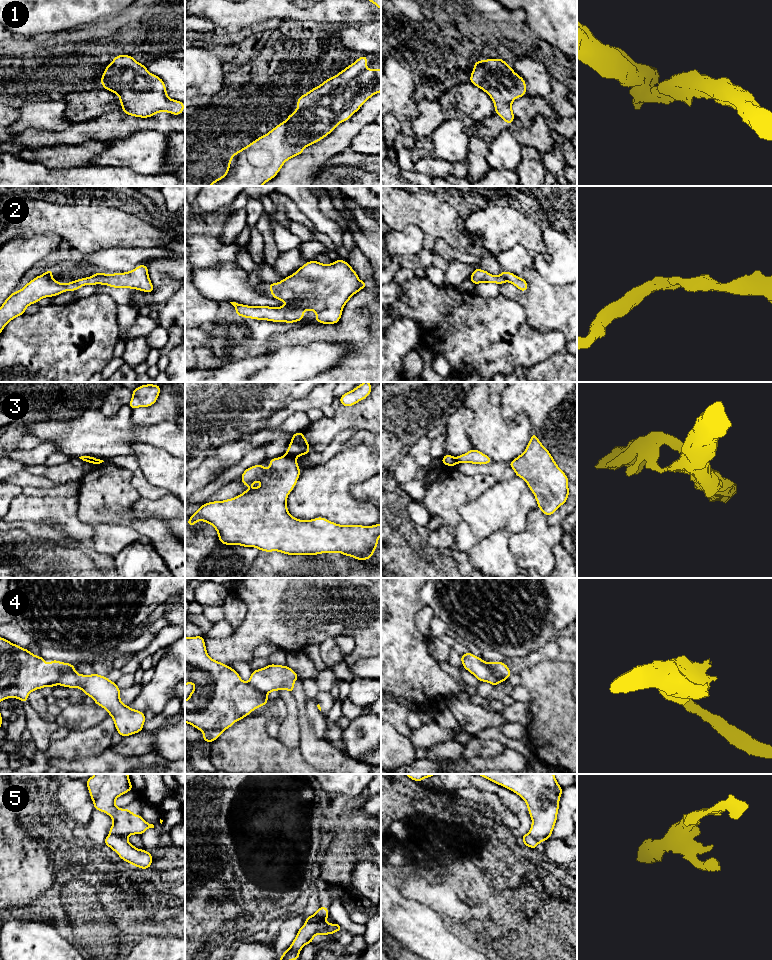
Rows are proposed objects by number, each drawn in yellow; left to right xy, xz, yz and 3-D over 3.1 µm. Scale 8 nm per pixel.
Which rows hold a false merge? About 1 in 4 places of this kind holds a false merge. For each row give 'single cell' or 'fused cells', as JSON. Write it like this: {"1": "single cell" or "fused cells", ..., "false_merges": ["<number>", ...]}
{"1": "single cell", "2": "single cell", "3": "fused cells", "4": "fused cells", "5": "fused cells", "false_merges": ["3", "4", "5"]}

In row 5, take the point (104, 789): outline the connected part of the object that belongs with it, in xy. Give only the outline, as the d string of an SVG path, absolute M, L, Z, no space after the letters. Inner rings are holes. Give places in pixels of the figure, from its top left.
M94 774L86 784L94 809L108 814L113 820L109 835L128 838L154 828L154 825L144 821L141 815L135 815L130 809L121 809L115 805L119 796L133 789L128 774Z

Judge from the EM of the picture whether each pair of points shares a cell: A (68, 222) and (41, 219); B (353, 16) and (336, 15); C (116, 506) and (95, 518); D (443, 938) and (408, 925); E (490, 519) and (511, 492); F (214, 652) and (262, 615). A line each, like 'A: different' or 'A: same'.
A: same
B: same
C: same
D: same
E: same
F: same

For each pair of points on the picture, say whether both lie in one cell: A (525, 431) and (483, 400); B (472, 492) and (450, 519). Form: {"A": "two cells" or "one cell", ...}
{"A": "one cell", "B": "one cell"}

